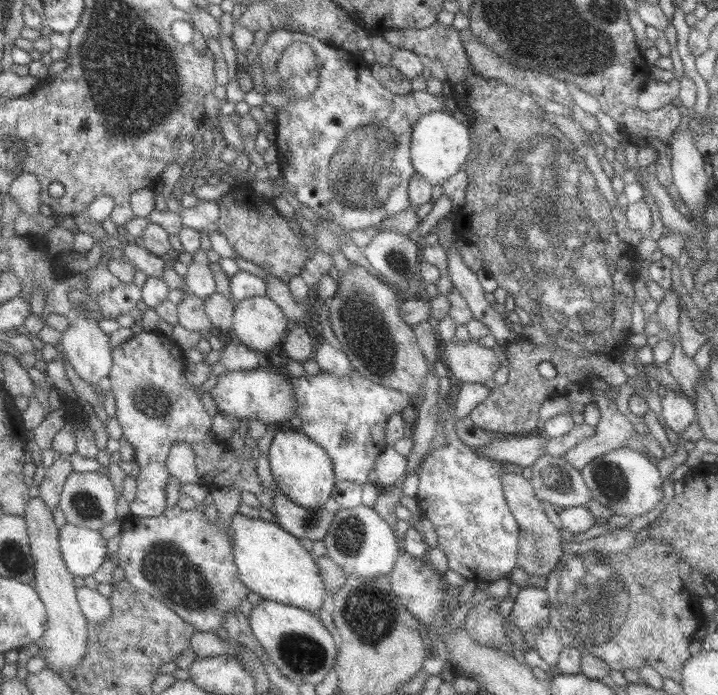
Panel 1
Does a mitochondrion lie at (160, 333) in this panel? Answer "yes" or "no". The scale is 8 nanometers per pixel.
no

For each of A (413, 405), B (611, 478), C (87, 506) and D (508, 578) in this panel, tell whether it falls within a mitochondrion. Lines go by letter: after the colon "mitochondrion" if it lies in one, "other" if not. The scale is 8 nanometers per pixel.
A: other
B: mitochondrion
C: mitochondrion
D: other

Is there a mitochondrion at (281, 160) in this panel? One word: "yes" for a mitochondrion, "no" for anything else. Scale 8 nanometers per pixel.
no

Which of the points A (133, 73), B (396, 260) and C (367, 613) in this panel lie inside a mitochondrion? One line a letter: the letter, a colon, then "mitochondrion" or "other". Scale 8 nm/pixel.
A: mitochondrion
B: mitochondrion
C: mitochondrion

